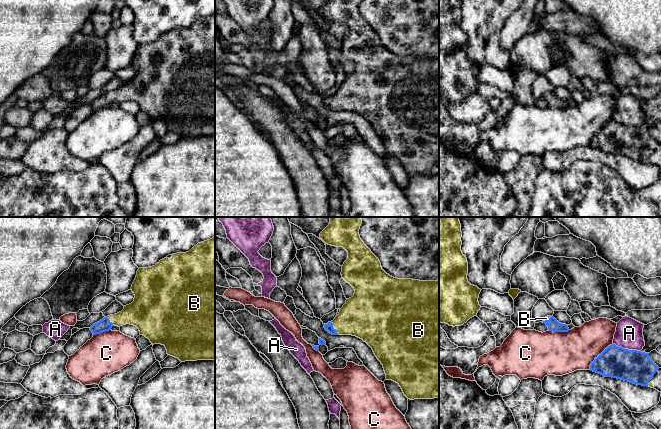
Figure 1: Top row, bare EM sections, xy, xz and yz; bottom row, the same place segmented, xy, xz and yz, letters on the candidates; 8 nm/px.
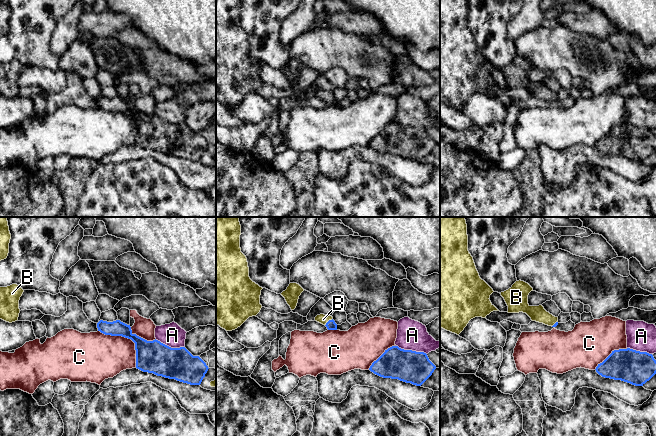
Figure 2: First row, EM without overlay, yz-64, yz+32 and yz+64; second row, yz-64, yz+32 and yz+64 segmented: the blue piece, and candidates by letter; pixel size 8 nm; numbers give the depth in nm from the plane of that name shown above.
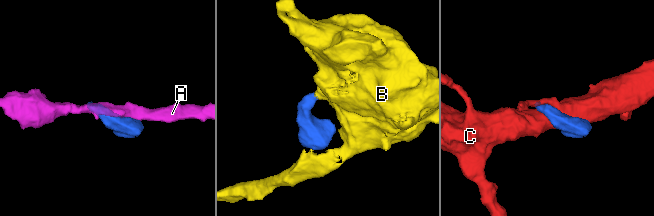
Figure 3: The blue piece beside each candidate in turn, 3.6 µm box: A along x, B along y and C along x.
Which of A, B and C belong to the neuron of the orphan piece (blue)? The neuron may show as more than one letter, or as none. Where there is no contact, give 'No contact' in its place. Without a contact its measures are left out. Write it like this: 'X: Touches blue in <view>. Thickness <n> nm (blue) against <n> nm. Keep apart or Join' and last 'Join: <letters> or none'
A: Touches blue in yz. Thickness 260 nm (blue) against 220 nm. Keep apart
B: Touches blue in xz. Thickness 70 nm (blue) against 340 nm. Join
C: Touches blue in yz. Thickness 260 nm (blue) against 320 nm. Keep apart
Join: B

